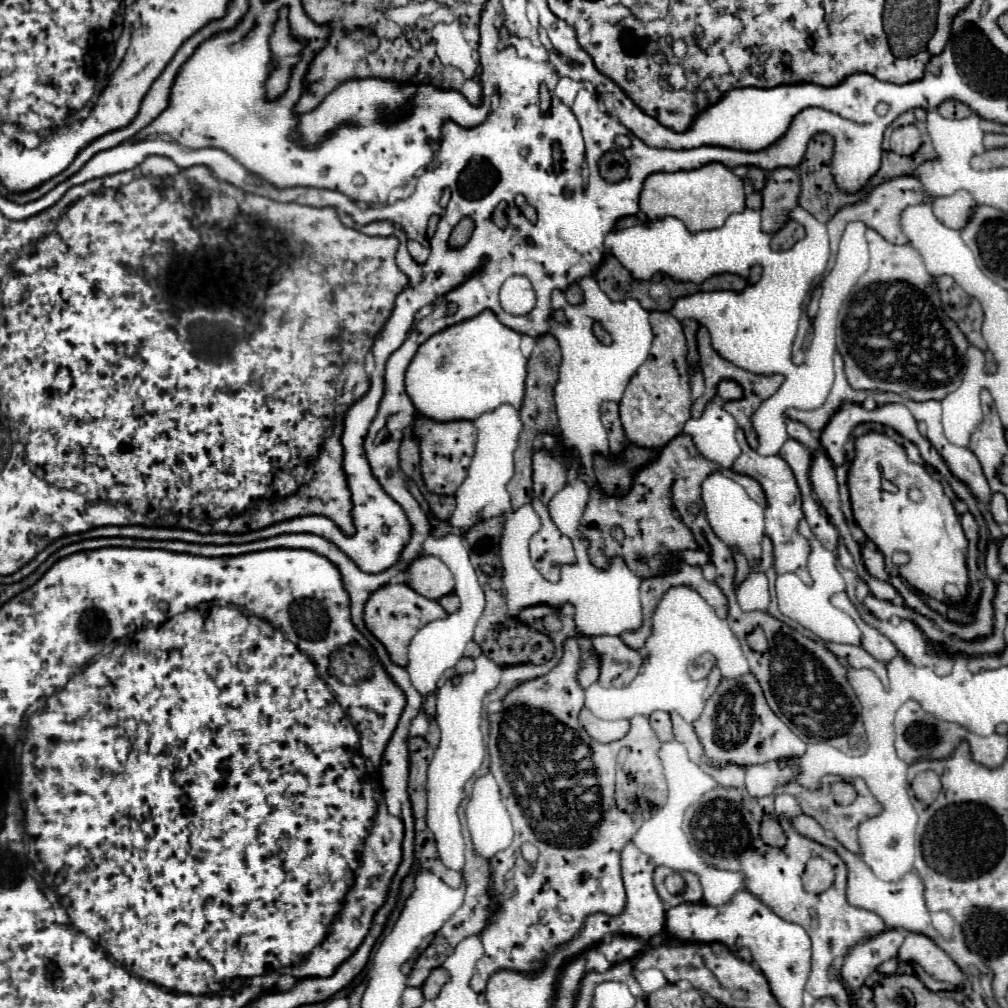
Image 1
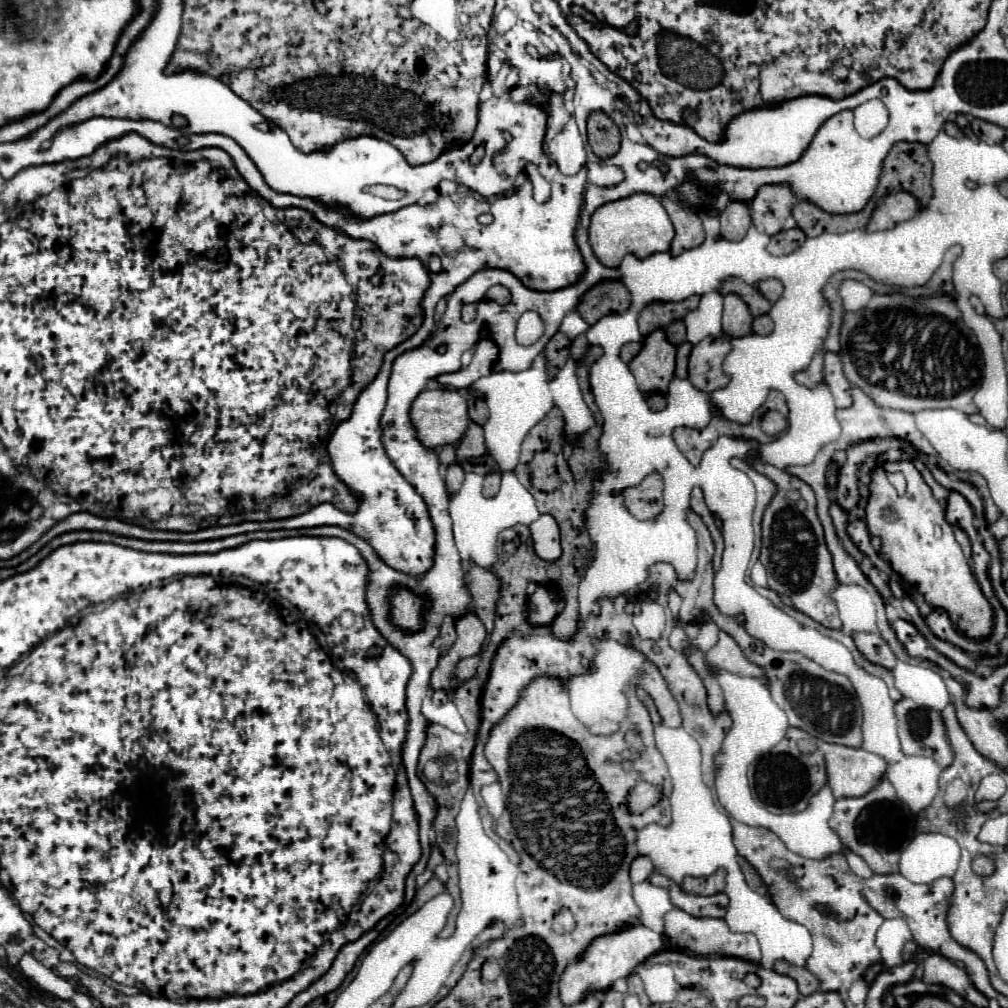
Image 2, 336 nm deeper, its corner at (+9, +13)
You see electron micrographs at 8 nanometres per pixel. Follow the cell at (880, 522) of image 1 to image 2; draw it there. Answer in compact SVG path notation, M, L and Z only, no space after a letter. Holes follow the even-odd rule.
M911 461L883 463L871 471L865 523L869 533L881 539L881 551L891 563L893 571L897 571L911 585L919 587L931 607L945 609L951 621L971 639L989 635L993 627L993 609L981 593L969 563L955 541L953 525L945 519L945 509L933 497L929 485L923 481L921 473ZM895 471L901 471L907 479L907 493L903 497L897 495L895 487L887 479L887 473Z

